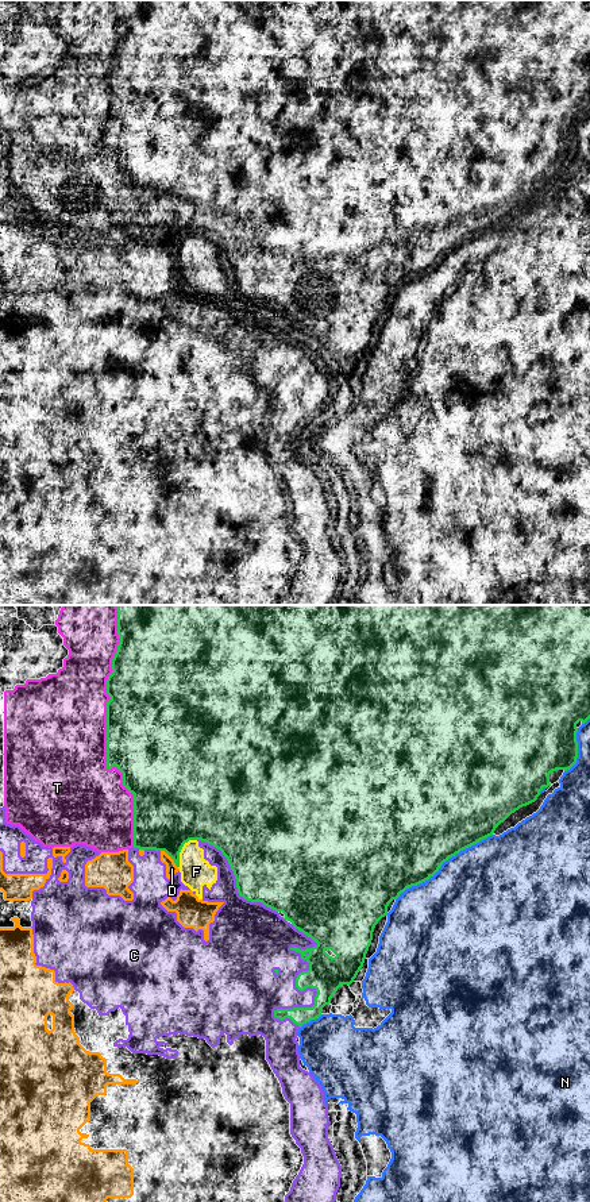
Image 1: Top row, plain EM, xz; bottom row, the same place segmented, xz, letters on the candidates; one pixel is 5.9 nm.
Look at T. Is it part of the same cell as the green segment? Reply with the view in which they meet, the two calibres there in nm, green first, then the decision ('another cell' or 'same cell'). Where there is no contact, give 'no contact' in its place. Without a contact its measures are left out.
meets green in xz; 500 nm thick on the green side, 500 nm on the other; another cell

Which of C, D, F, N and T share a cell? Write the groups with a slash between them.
C D / F / N / T

